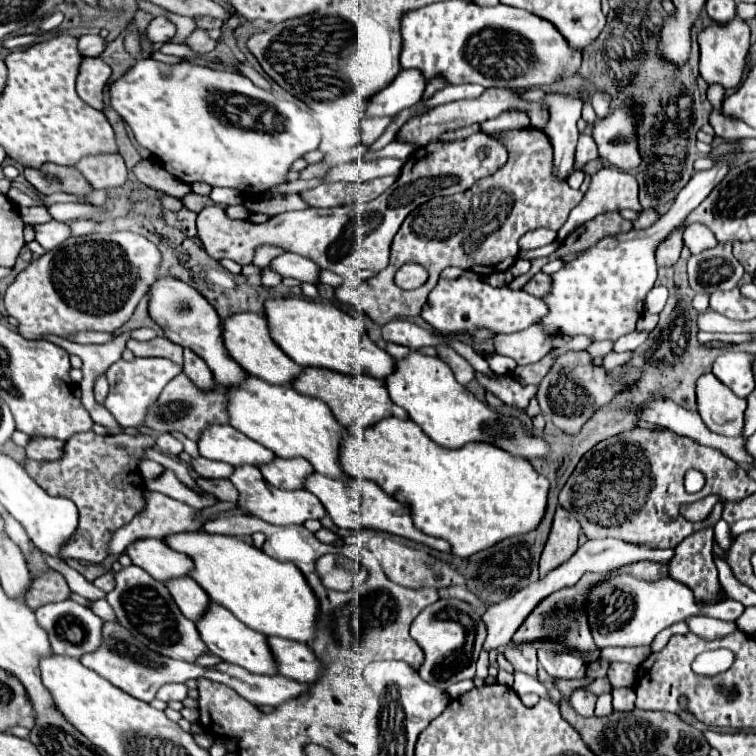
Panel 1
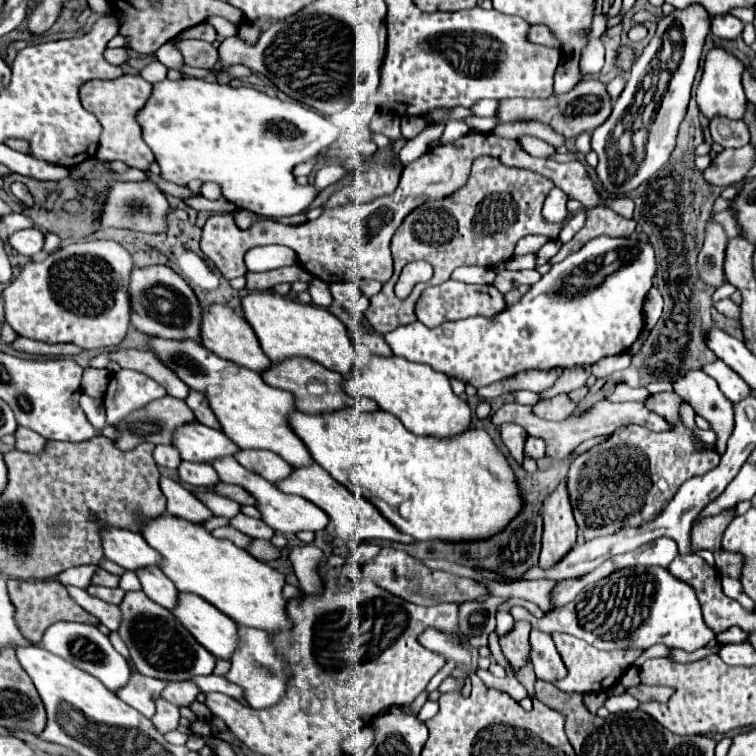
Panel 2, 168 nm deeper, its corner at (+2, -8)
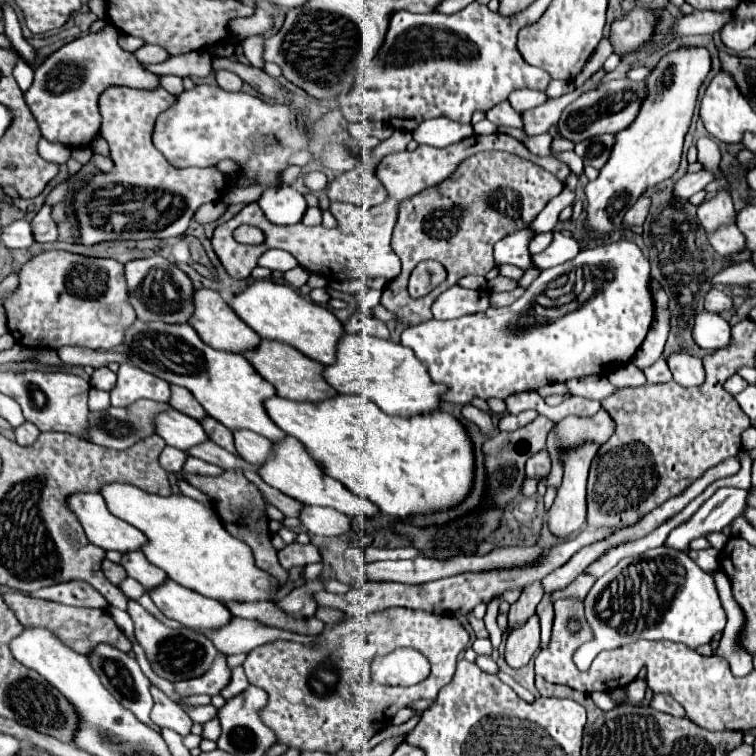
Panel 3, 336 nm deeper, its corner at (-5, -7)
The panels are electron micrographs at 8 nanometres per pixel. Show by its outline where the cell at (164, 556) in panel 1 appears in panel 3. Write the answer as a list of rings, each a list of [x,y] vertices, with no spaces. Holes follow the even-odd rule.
[[[73,493],[67,497],[67,507],[75,513],[93,545],[119,553],[141,549],[145,535],[119,517],[113,517],[101,493]]]

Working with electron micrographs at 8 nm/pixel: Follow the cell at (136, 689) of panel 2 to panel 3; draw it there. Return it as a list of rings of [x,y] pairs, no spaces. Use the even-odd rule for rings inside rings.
[[[153,689],[153,699],[155,699],[155,707],[151,711],[151,719],[155,725],[165,727],[165,729],[173,729],[177,731],[181,737],[191,733],[193,721],[185,715],[185,711],[181,707],[175,707],[175,703],[171,703],[161,691]]]

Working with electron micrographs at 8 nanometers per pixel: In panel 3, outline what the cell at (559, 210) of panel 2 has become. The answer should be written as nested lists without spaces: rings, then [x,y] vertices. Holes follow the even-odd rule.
[[[529,229],[507,235],[505,239],[501,239],[495,245],[495,261],[497,263],[509,263],[509,265],[515,265],[515,267],[527,271],[531,267],[529,249],[527,249],[529,241],[531,241],[531,231]]]

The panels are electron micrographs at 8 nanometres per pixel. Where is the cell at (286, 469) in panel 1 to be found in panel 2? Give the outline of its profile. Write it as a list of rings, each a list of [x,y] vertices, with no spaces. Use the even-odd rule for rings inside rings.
[[[240,450],[240,454],[236,454],[236,460],[246,470],[262,476],[264,480],[268,480],[272,484],[278,484],[280,480],[288,478],[294,470],[284,458],[280,458],[268,450]]]

